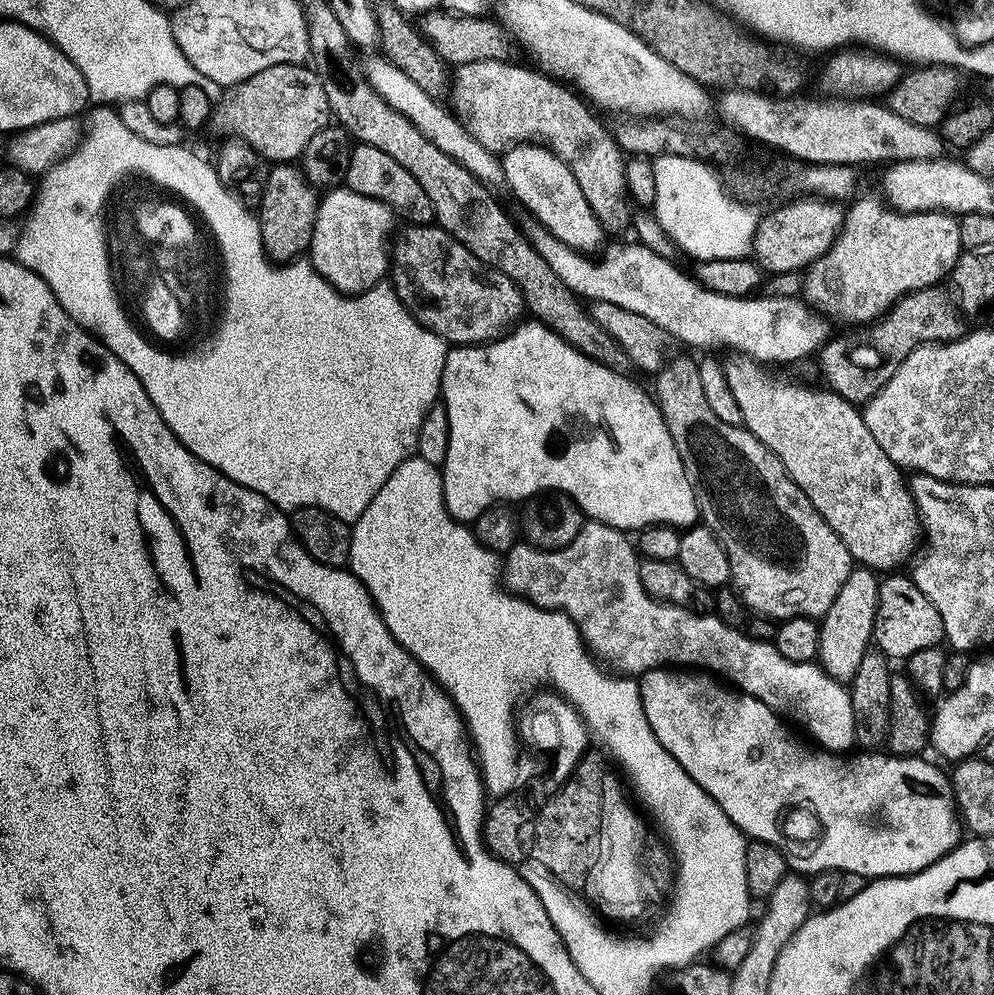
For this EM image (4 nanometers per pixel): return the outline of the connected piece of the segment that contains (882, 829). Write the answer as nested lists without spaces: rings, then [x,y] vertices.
[[[676,666],[667,668],[651,668],[649,672],[643,673],[639,677],[640,697],[642,698],[642,710],[646,710],[646,722],[650,722],[650,730],[654,730],[654,738],[666,746],[666,750],[722,806],[726,818],[738,826],[745,837],[761,840],[770,846],[774,846],[784,855],[789,869],[795,872],[808,872],[815,874],[818,872],[838,872],[849,874],[853,872],[856,876],[868,876],[864,878],[883,878],[885,876],[913,876],[923,868],[929,868],[934,862],[938,862],[948,852],[953,852],[956,845],[961,843],[962,821],[956,806],[956,798],[952,794],[952,785],[946,772],[940,768],[935,768],[928,760],[923,760],[923,755],[915,756],[894,756],[885,754],[880,750],[860,750],[857,756],[853,754],[837,754],[829,752],[819,746],[807,748],[790,729],[789,725],[773,710],[766,706],[758,698],[750,694],[741,692],[727,683],[721,682],[715,675],[704,670],[681,670]]]

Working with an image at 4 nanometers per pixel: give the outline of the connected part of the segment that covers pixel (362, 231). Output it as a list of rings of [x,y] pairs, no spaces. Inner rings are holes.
[[[347,186],[327,189],[319,197],[319,201],[320,205],[314,218],[314,234],[306,253],[316,273],[337,292],[345,294],[359,294],[381,283],[390,268],[390,241],[394,236],[392,209],[374,198],[366,198],[366,194],[350,190]]]

